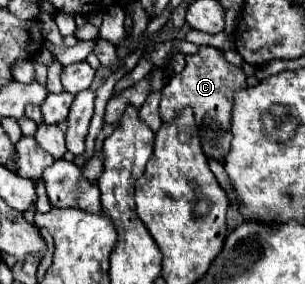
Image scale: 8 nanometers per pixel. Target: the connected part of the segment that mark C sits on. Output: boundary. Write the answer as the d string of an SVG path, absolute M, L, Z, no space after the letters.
M201 45L197 53L186 56L185 71L171 77L163 87L163 99L159 105L159 113L163 123L171 123L175 113L183 107L193 107L197 129L201 131L201 145L207 157L213 157L223 163L223 157L229 153L231 147L231 107L233 107L233 93L237 89L245 89L247 75L241 67L235 67L225 61L223 53L215 47Z

